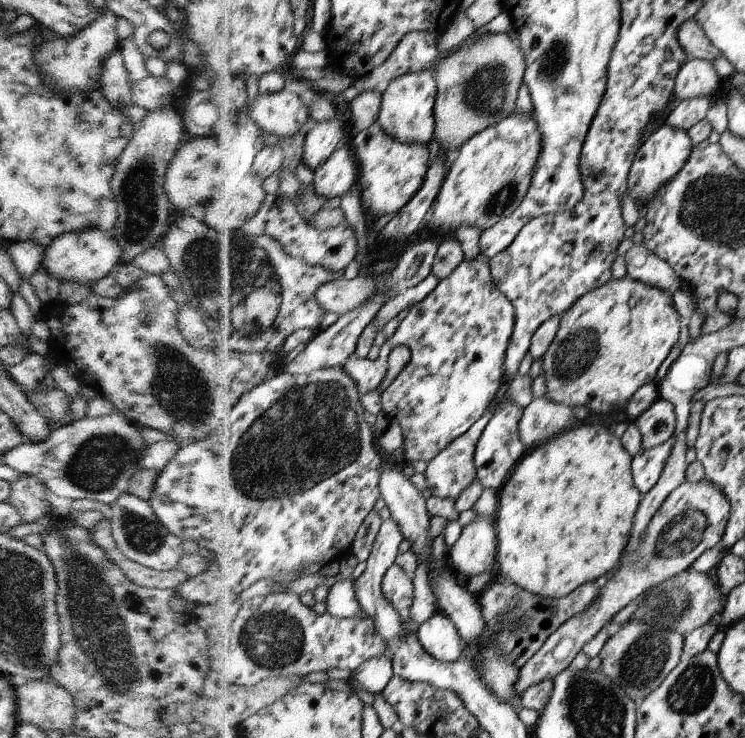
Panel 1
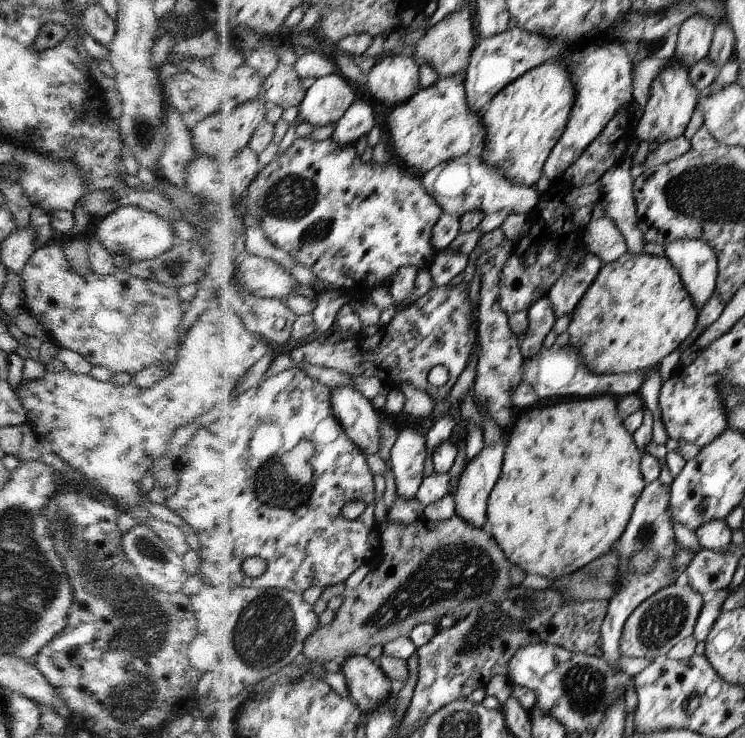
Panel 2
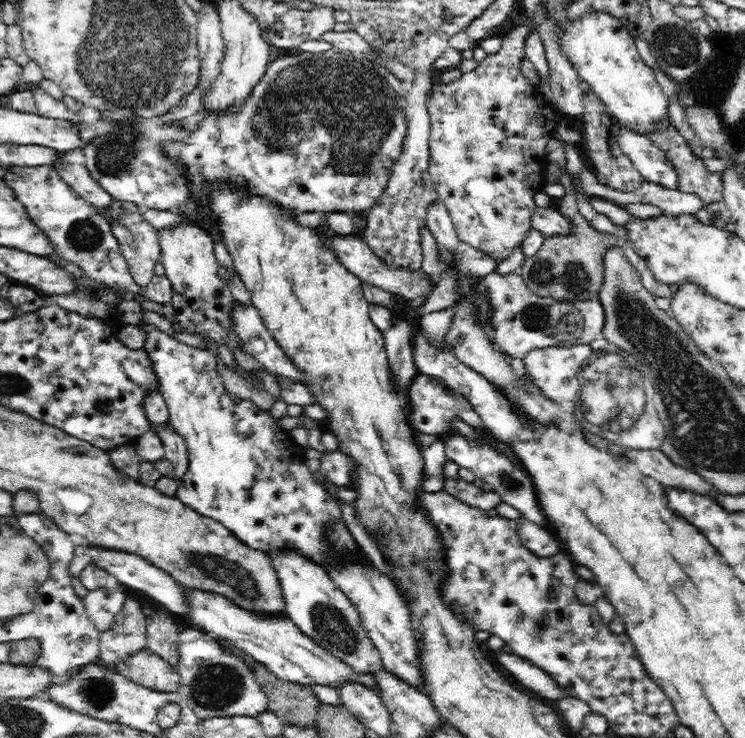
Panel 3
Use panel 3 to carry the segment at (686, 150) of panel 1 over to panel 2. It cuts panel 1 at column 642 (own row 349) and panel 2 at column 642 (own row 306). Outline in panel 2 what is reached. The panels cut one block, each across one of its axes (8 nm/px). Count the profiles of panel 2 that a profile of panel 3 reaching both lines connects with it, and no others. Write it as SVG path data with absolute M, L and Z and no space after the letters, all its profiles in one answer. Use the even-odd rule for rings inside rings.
M678 58L668 60L668 68L662 70L652 82L647 106L642 110L642 116L634 127L635 137L639 142L646 141L649 144L658 142L660 145L684 135L699 103L699 91L694 88L690 75L690 68L682 66Z

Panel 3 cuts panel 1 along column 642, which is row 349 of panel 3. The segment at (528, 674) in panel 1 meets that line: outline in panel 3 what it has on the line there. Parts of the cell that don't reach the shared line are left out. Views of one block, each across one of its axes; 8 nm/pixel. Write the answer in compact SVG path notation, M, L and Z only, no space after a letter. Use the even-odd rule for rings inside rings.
M588 344L571 345L570 347L552 346L528 352L523 362L527 364L528 373L534 379L536 390L541 395L547 396L552 402L571 405L578 398L581 390L576 374L593 353L594 350Z

